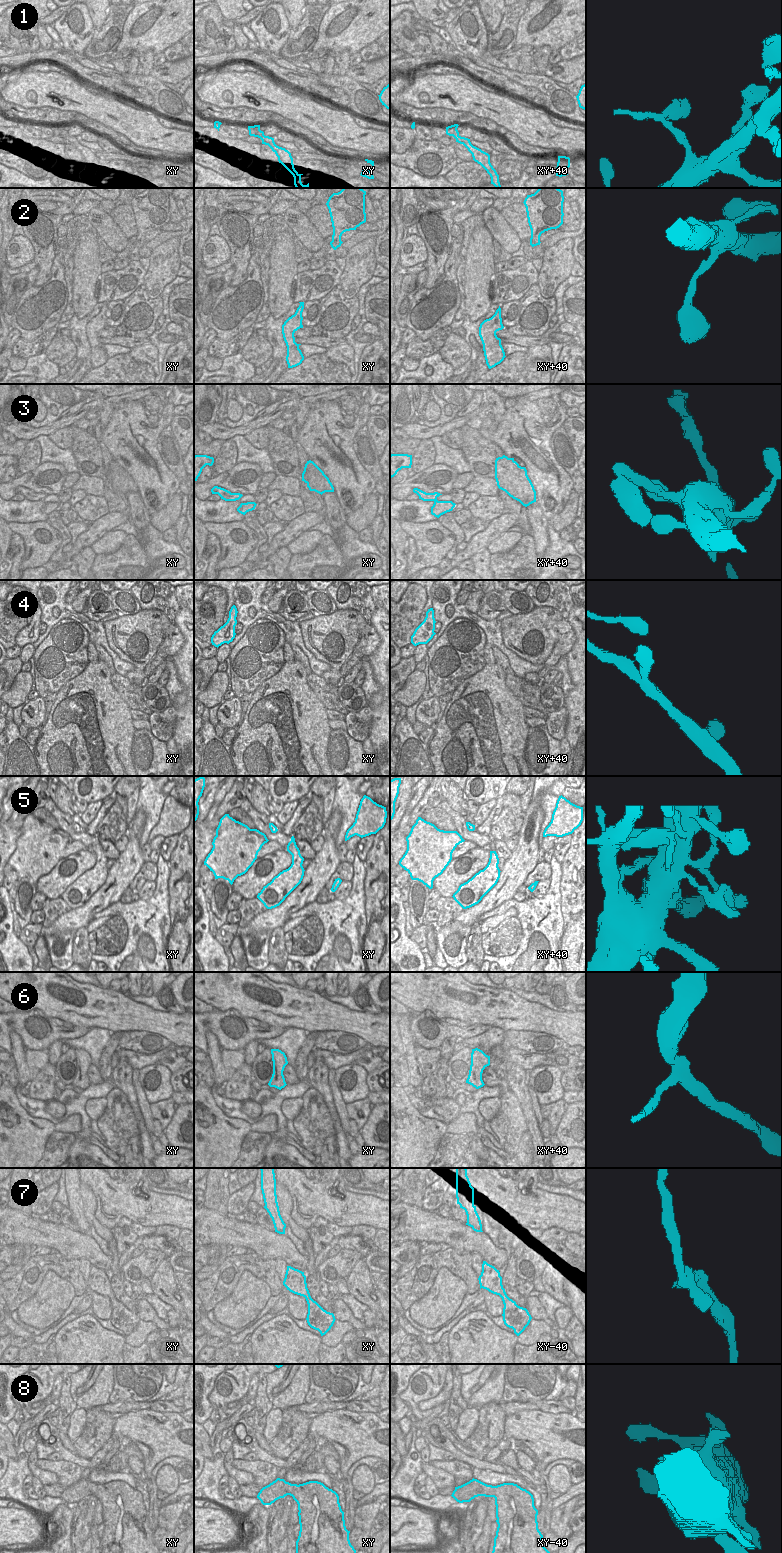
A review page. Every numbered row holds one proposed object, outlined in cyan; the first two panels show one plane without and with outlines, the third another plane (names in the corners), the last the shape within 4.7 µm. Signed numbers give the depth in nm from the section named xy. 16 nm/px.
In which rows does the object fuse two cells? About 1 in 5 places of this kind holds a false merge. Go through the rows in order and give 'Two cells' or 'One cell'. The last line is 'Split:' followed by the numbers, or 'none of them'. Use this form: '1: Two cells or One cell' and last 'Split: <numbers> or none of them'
1: One cell
2: One cell
3: One cell
4: One cell
5: One cell
6: One cell
7: One cell
8: One cell
Split: none of them.

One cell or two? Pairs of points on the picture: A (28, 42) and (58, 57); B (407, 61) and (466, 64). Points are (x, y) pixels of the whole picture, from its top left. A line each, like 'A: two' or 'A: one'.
A: two
B: one

